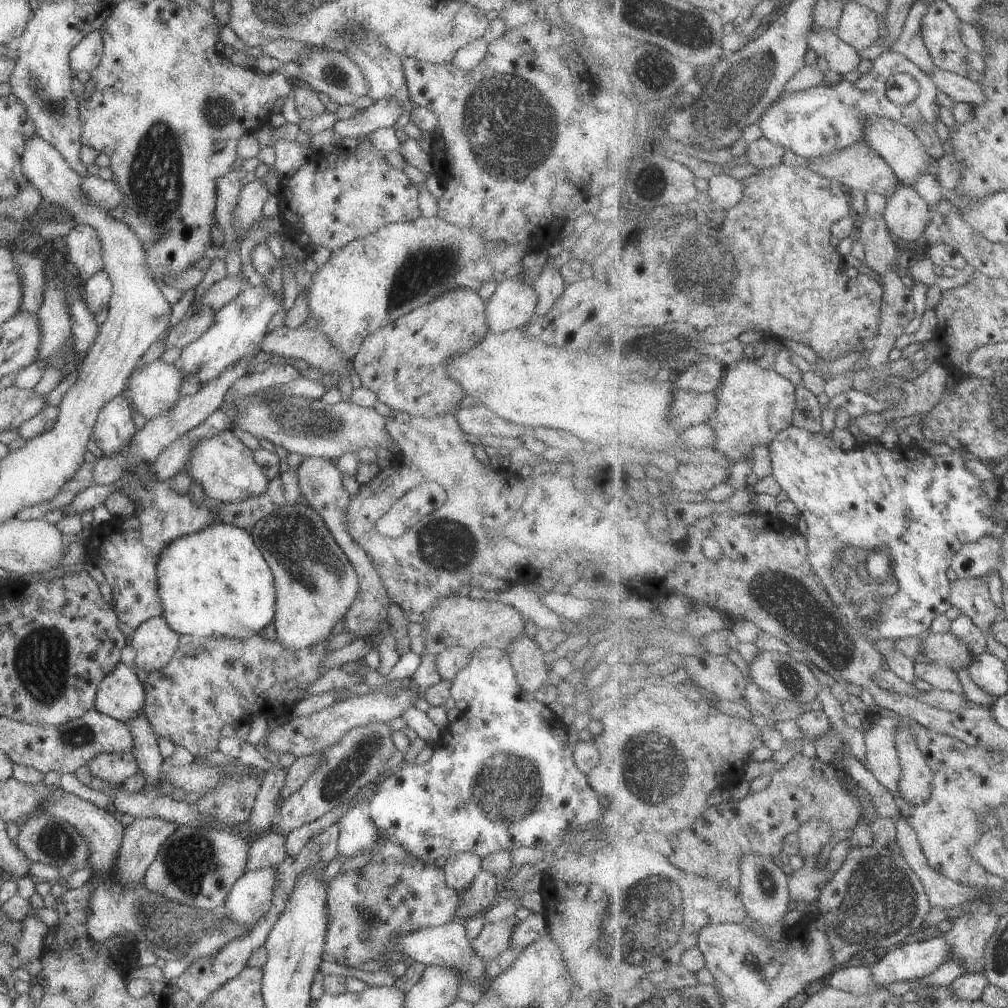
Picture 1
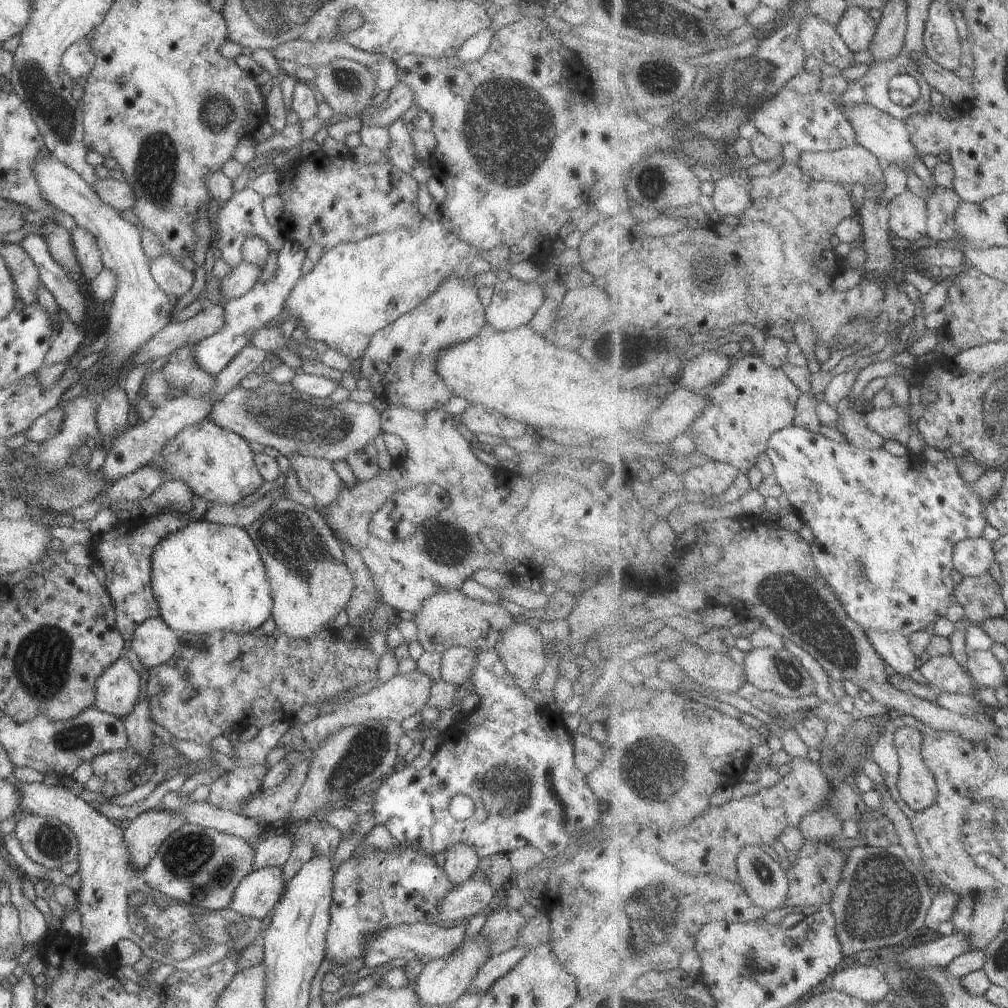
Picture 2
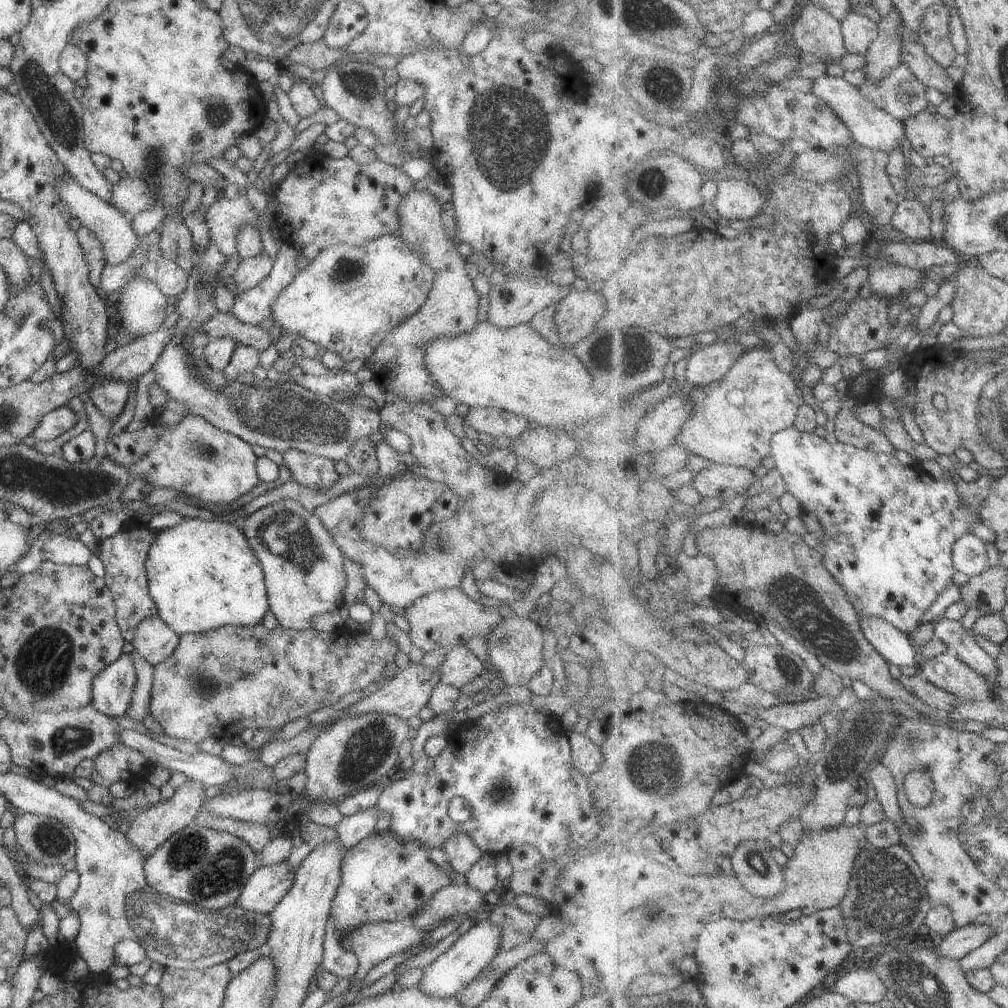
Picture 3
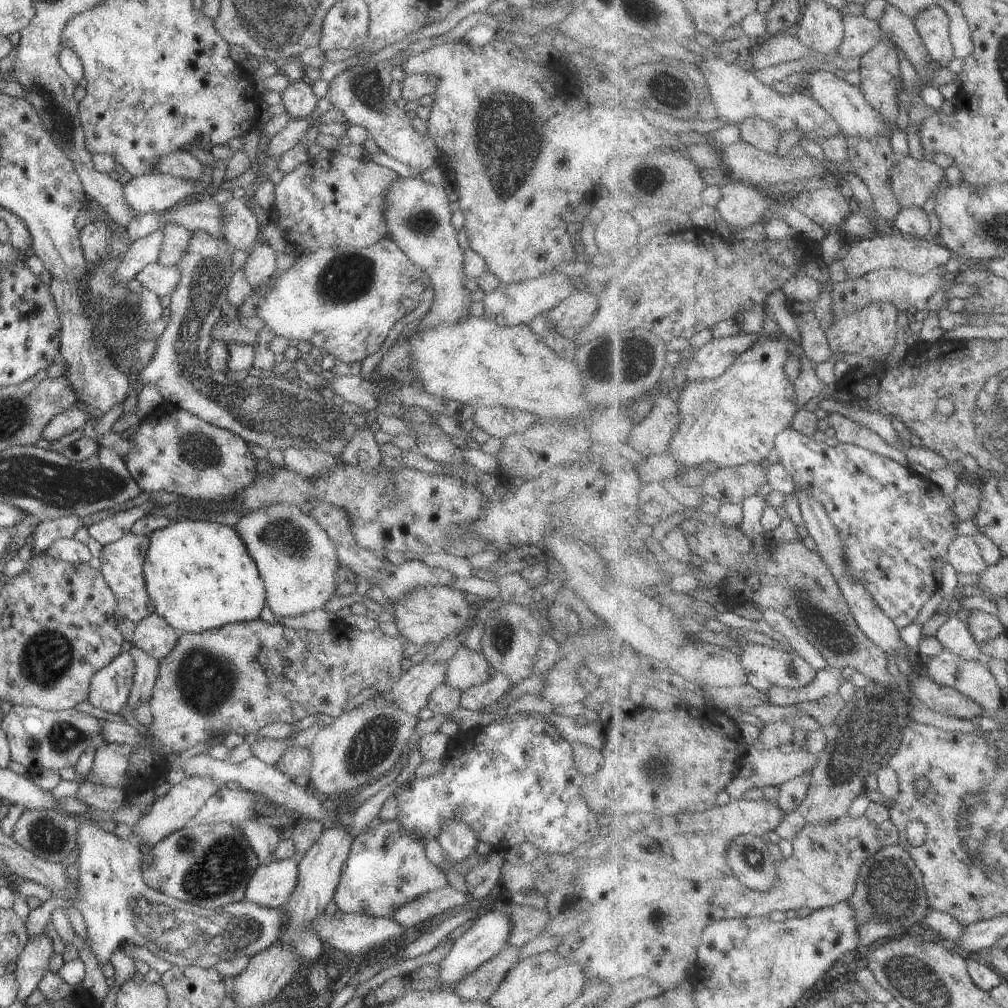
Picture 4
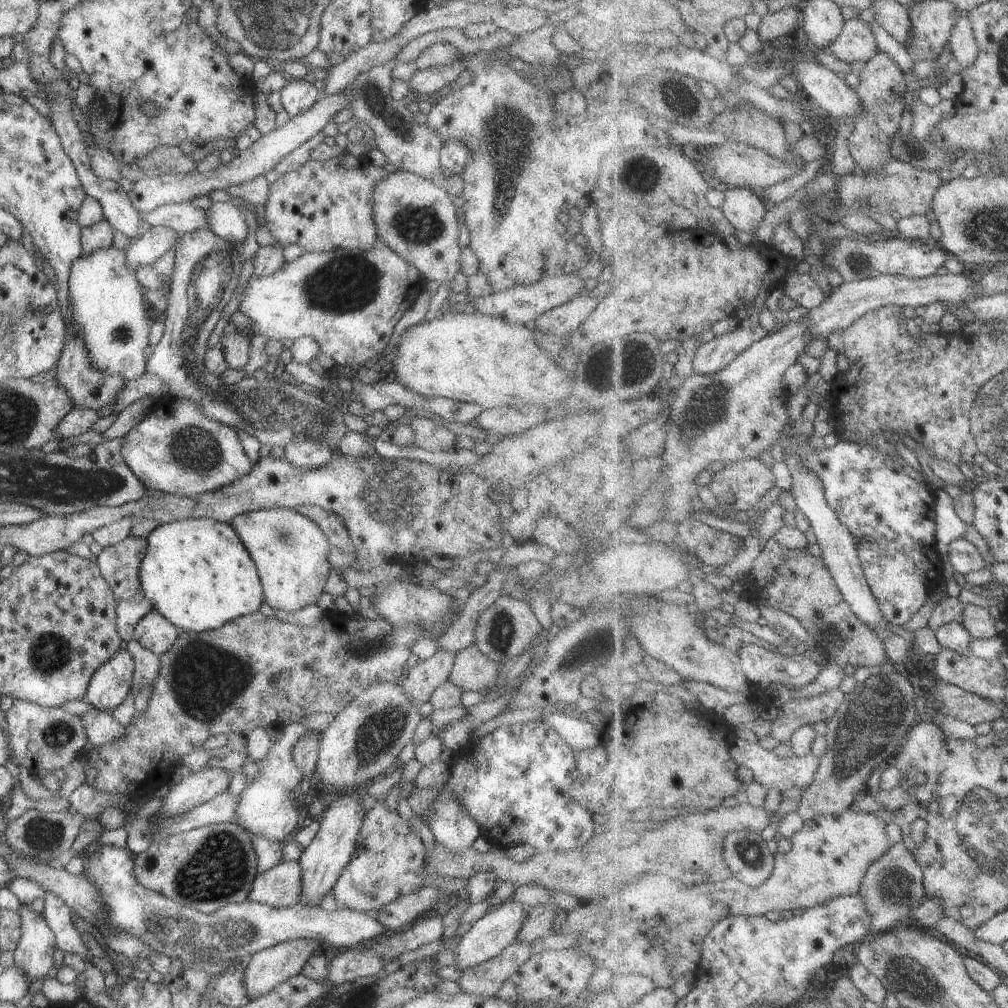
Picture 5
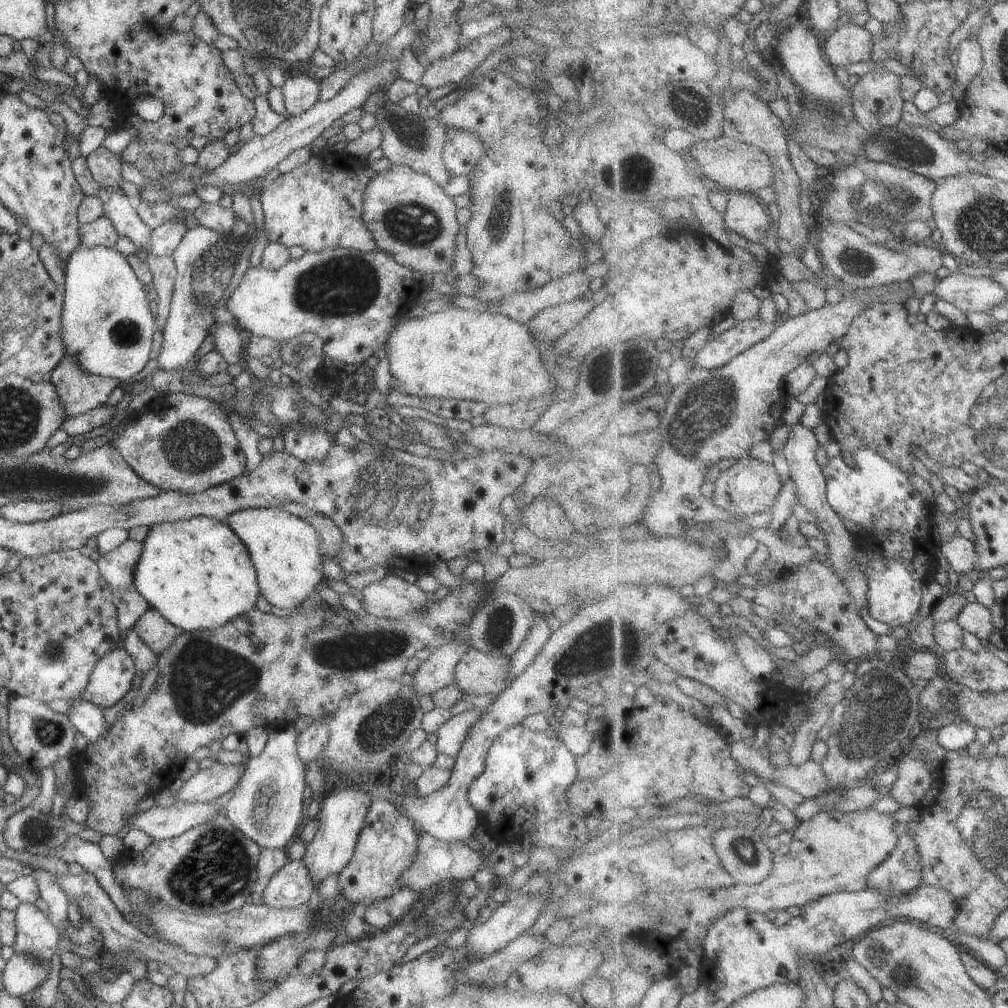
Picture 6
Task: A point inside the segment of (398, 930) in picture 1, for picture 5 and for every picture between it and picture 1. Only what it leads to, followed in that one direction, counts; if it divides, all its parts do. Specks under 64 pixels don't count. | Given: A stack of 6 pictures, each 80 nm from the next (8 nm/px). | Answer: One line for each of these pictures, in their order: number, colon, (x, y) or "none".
2: (378, 889)
3: (383, 879)
4: (386, 868)
5: (387, 863)

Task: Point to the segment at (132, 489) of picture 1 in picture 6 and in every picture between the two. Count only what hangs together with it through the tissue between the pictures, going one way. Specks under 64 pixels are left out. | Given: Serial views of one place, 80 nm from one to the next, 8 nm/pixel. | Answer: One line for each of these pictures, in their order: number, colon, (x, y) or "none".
2: (125, 553)
3: (124, 555)
4: (122, 561)
5: (120, 565)
6: (117, 567)

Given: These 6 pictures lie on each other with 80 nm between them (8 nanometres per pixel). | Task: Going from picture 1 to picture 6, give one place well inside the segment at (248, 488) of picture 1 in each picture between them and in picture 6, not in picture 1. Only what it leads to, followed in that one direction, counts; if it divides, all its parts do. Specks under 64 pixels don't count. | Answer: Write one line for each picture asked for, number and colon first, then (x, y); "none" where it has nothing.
2: (218, 465)
3: (195, 458)
4: (173, 450)
5: (176, 449)
6: (183, 443)

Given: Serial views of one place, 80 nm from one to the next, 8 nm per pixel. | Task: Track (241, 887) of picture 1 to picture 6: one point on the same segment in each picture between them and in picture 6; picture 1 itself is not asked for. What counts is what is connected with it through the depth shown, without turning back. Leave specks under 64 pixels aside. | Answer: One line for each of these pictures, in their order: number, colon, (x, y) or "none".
2: (259, 892)
3: (268, 884)
4: (271, 885)
5: (280, 886)
6: (291, 886)

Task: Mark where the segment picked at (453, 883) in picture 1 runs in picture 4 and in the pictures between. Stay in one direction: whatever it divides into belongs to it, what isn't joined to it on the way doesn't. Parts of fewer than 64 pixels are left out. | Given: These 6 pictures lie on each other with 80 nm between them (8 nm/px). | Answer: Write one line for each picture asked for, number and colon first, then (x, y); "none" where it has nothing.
2: (462, 860)
3: (462, 853)
4: (458, 841)

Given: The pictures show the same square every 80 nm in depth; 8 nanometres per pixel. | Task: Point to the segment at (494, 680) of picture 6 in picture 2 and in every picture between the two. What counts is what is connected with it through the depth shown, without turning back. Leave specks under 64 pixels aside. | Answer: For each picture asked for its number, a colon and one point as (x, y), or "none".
2: (457, 663)
3: (461, 666)
4: (468, 668)
5: (472, 671)

